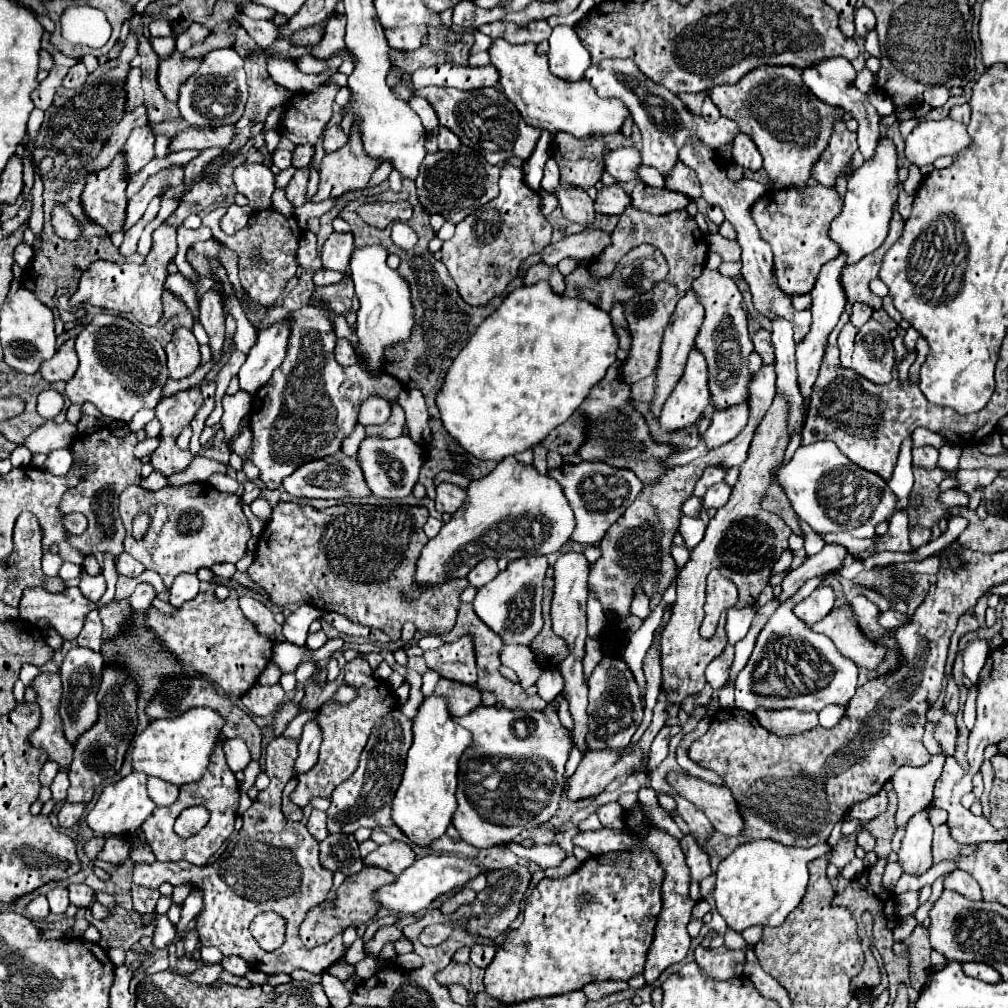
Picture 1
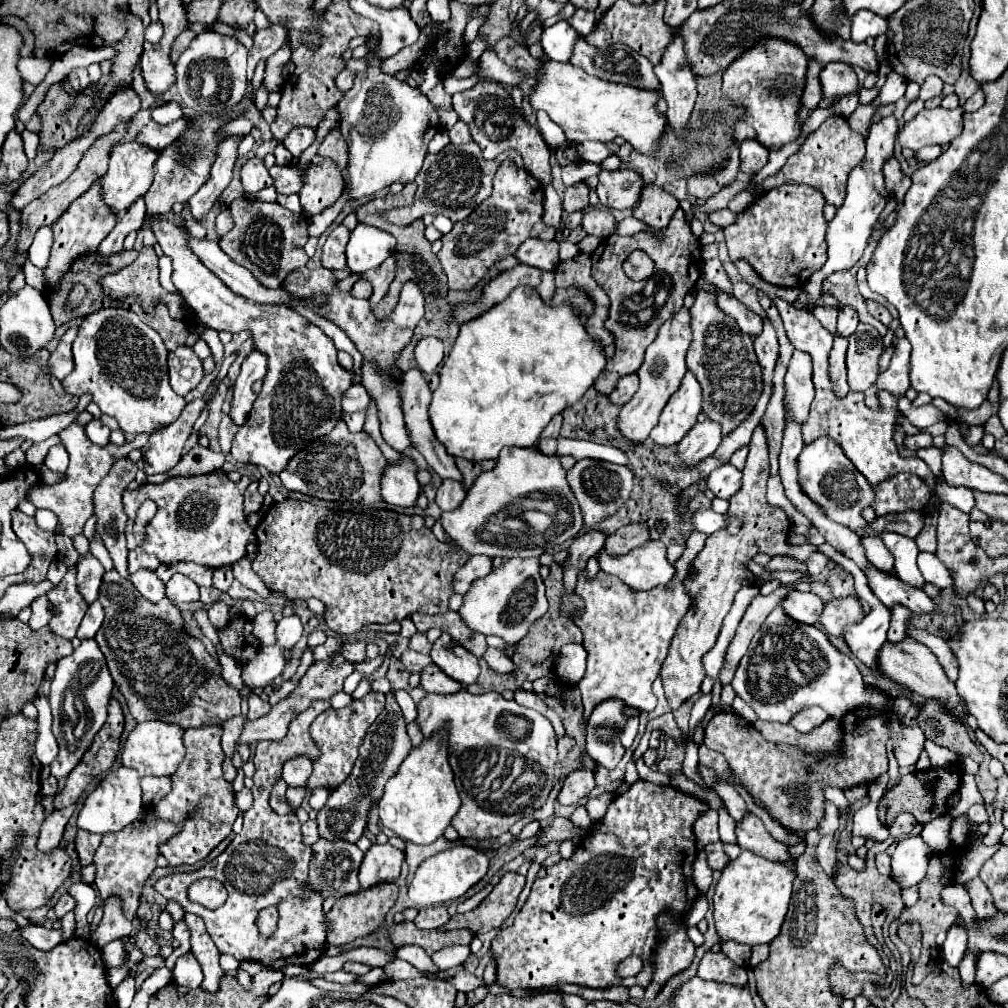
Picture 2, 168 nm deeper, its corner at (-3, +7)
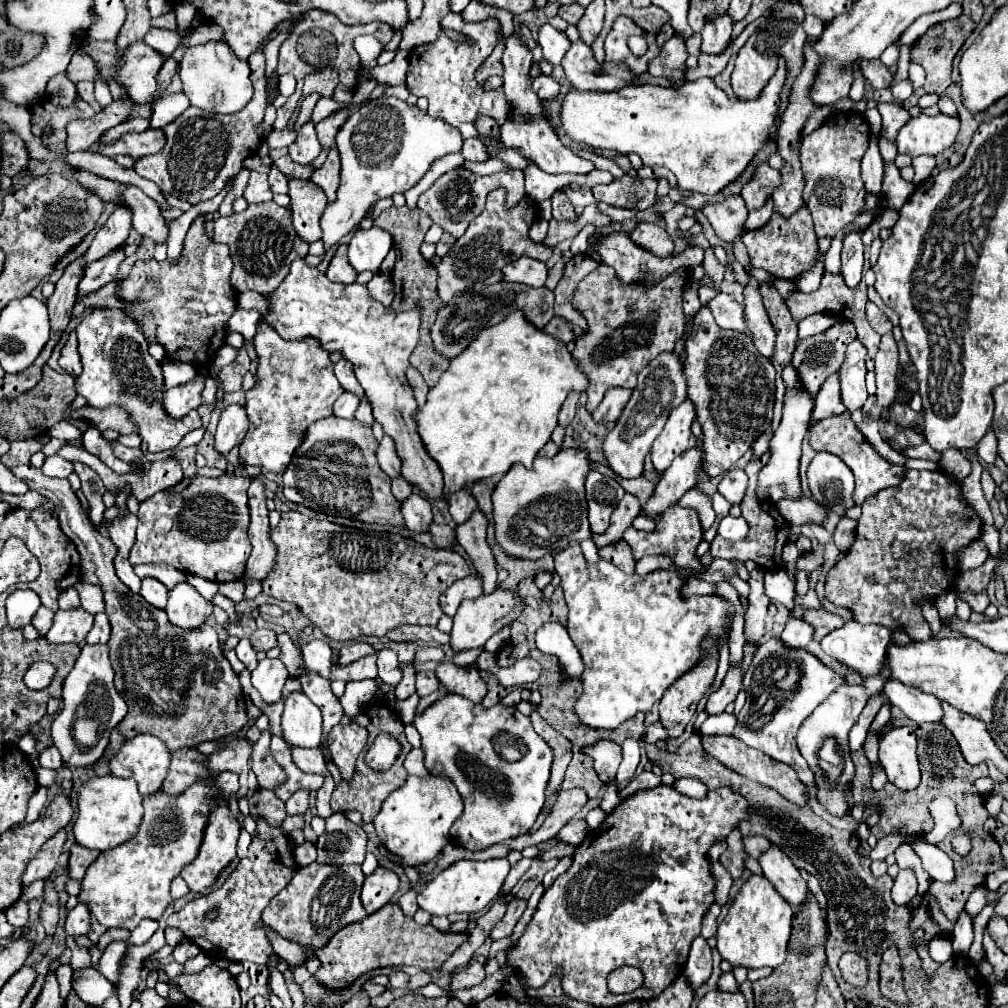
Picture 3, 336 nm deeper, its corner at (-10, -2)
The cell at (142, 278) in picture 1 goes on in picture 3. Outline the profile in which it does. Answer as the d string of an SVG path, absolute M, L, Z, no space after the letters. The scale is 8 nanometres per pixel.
M199 214L187 232L183 260L179 264L173 266L169 260L161 264L155 259L137 261L139 264L129 274L129 282L137 282L137 289L130 292L137 300L147 281L147 273L151 272L151 276L157 278L159 296L155 300L155 308L149 312L155 316L157 340L167 350L167 356L181 362L191 362L197 370L201 366L211 366L217 350L225 344L225 326L237 306L229 284L233 262L228 246L209 238L205 230L205 214Z

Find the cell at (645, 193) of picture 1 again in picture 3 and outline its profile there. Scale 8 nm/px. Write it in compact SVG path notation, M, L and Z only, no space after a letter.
M637 222L637 226L631 232L631 240L643 244L645 248L651 248L651 252L659 256L671 256L675 246L673 236L653 222Z

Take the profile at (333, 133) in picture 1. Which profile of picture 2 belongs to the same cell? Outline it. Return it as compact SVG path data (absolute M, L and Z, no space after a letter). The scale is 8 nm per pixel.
M334 129L326 135L326 139L318 147L318 155L326 157L326 159L332 159L340 171L346 167L346 163L348 163L348 145L346 145L346 141L344 141L344 137L338 129Z

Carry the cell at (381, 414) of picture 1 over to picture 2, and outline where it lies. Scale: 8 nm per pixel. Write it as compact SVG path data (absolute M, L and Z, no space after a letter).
M354 383L352 387L348 387L348 391L344 391L344 397L342 397L342 409L344 409L344 413L366 411L368 401L370 401L368 391L366 391L360 383Z

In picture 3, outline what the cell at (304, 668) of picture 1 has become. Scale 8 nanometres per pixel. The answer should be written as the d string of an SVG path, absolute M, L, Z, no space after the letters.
M271 728L261 732L261 738L255 742L253 746L253 764L251 770L257 774L257 782L261 788L273 790L275 786L279 786L285 780L283 770L275 764L271 752L269 752L269 740L271 740Z

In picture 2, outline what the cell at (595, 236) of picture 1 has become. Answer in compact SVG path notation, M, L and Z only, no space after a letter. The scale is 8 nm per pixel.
M526 239L516 255L518 263L538 267L542 271L554 271L558 265L558 241L542 241L542 239Z

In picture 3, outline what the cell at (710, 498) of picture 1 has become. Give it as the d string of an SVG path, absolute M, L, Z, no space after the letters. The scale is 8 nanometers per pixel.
M729 470L719 482L719 494L733 506L741 504L747 492L747 474L743 470Z

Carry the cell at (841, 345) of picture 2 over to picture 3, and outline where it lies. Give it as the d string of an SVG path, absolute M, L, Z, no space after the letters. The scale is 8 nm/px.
M839 372L831 374L825 384L821 386L821 390L815 396L815 408L813 408L813 420L821 420L821 418L829 418L835 414L843 414L845 412L845 404L841 400L841 384L839 384Z

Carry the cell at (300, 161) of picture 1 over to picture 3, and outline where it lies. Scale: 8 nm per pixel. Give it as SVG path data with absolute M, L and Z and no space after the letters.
M307 122L303 124L297 140L289 146L289 156L299 164L311 164L319 156L319 152L321 152L321 144L315 134L315 124Z

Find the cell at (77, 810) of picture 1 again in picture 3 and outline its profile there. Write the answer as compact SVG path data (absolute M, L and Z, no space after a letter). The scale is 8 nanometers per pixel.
M63 828L63 830L59 830L53 838L49 838L49 840L43 844L41 852L29 862L29 866L27 866L27 870L25 870L23 886L31 884L31 882L35 882L35 880L43 880L43 878L49 878L49 876L51 876L51 872L53 872L55 866L57 866L57 860L59 860L59 856L61 856L61 852L63 852L65 840L67 840L67 830Z

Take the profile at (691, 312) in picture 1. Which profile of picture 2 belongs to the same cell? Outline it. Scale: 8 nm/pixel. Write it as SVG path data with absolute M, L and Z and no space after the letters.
M680 309L672 319L668 319L662 327L658 337L652 341L652 345L646 349L646 359L640 365L640 369L636 371L638 379L640 379L640 387L636 391L636 395L620 409L618 413L618 431L620 437L630 443L630 445L642 445L650 431L656 427L658 417L666 405L666 401L670 399L670 395L678 389L684 373L686 373L686 351L690 347L692 341L692 329L690 329L690 311L688 309Z

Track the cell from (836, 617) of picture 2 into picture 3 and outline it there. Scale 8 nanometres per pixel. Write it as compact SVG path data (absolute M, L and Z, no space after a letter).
M807 610L805 616L803 616L809 624L815 626L815 636L813 640L821 642L829 632L841 628L845 624L845 620L837 614L831 614L831 612L825 612L825 610Z

